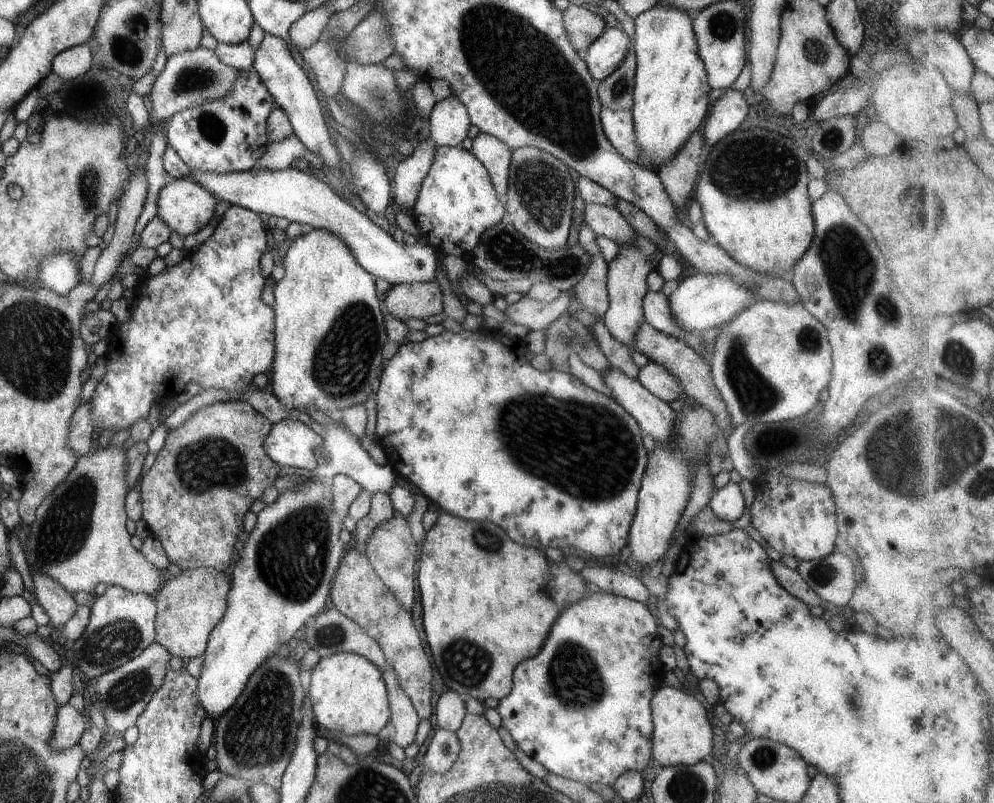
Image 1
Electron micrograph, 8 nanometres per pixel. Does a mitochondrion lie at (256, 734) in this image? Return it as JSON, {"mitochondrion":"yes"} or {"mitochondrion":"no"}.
{"mitochondrion":"yes"}

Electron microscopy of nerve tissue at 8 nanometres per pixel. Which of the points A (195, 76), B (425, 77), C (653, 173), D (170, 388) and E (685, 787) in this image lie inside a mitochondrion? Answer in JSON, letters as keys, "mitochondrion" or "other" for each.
{"A":"mitochondrion","B":"other","C":"other","D":"other","E":"mitochondrion"}

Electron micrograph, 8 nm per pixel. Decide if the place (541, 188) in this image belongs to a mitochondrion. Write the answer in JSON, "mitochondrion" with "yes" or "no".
{"mitochondrion":"yes"}

